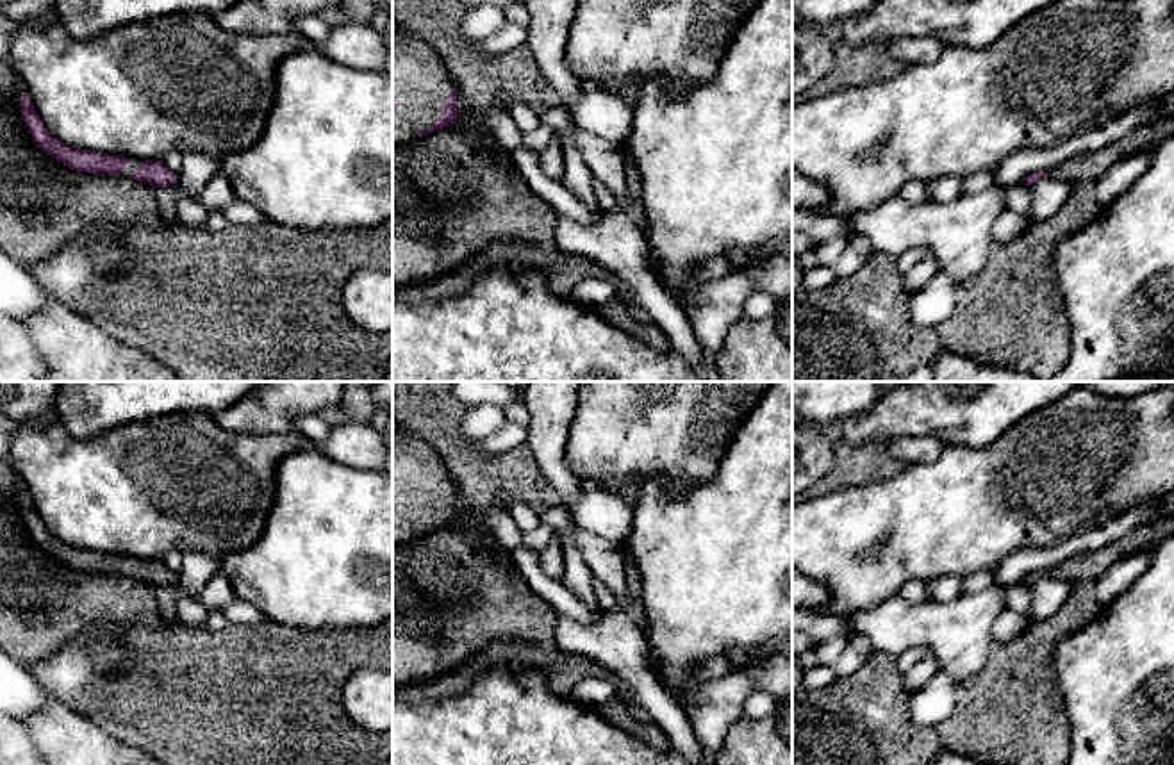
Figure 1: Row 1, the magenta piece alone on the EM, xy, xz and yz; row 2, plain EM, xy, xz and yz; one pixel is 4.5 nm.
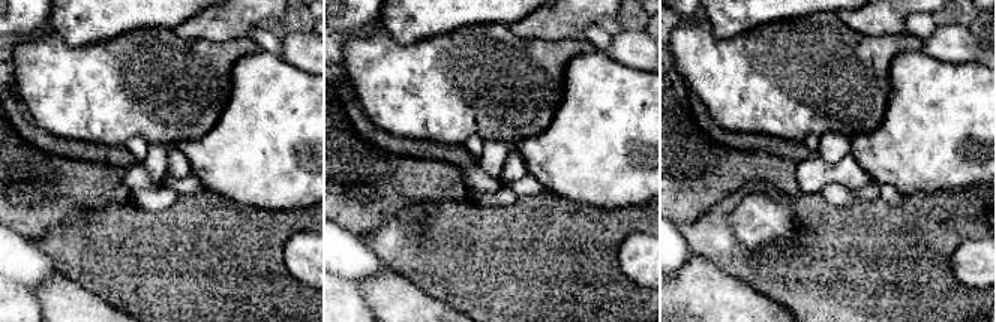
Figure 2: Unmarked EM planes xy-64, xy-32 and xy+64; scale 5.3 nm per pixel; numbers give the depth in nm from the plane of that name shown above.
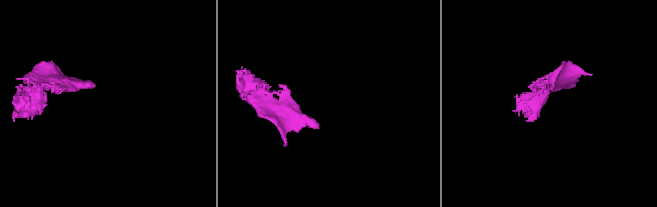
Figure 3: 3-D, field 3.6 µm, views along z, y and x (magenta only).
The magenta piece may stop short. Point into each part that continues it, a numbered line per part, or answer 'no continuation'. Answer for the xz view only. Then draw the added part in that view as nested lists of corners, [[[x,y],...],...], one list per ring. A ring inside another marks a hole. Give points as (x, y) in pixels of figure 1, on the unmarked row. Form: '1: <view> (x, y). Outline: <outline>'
1: xz (420, 480). Outline: [[[393,423],[393,498],[400,503],[393,508],[393,546],[418,539],[421,530],[432,530],[451,489],[453,481],[430,444]]]

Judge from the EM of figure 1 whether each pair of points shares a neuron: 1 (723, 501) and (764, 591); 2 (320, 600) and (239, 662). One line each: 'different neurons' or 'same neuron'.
1: same neuron
2: different neurons

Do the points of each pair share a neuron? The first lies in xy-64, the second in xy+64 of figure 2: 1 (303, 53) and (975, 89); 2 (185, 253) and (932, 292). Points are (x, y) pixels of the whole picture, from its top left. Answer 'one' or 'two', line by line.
1: two
2: one

